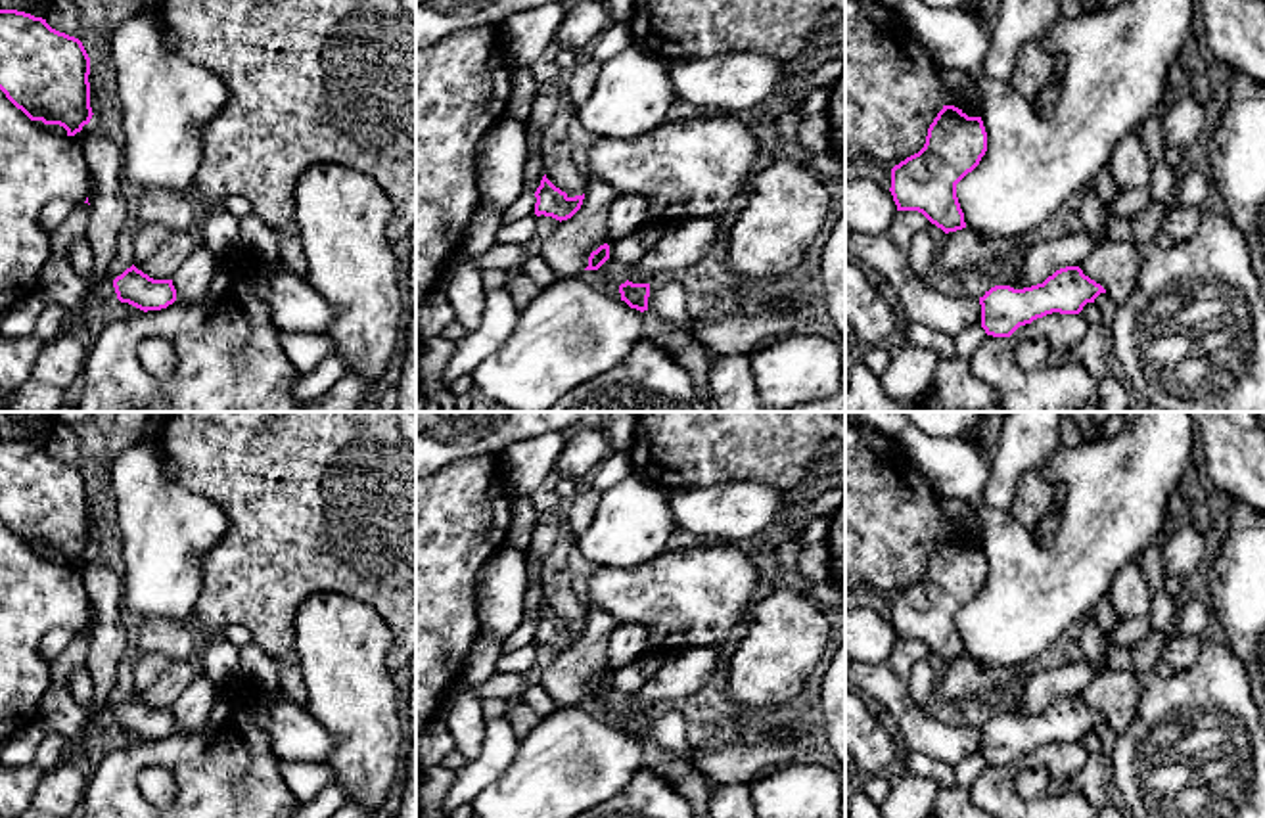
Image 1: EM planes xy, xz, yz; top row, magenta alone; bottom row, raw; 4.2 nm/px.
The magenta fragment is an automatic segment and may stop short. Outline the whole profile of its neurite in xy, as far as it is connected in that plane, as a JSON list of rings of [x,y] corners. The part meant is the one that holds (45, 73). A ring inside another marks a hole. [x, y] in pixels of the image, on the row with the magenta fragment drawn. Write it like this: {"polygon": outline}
{"polygon": [[[0,10],[0,90],[31,121],[59,125],[75,136],[92,119],[90,57],[75,36],[52,29],[46,19]]]}

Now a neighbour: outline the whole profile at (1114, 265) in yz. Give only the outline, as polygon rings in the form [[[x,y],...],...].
[[[1106,239],[1081,264],[1085,276],[1106,289],[1106,295],[1117,305],[1125,305],[1135,293],[1140,270],[1140,247]]]

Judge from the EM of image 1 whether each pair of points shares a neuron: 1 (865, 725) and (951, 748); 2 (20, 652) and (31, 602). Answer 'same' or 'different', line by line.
1: different
2: same

